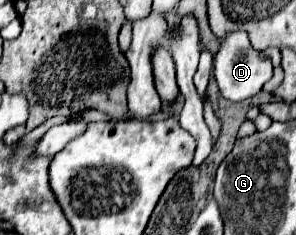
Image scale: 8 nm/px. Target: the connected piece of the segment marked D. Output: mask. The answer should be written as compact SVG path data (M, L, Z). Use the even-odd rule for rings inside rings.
M233 32L221 42L221 50L217 52L213 62L213 76L219 84L223 98L231 102L243 102L247 98L253 98L257 92L261 92L263 84L271 78L271 74L273 74L271 62L259 58L259 52L251 48L251 42L245 32Z

